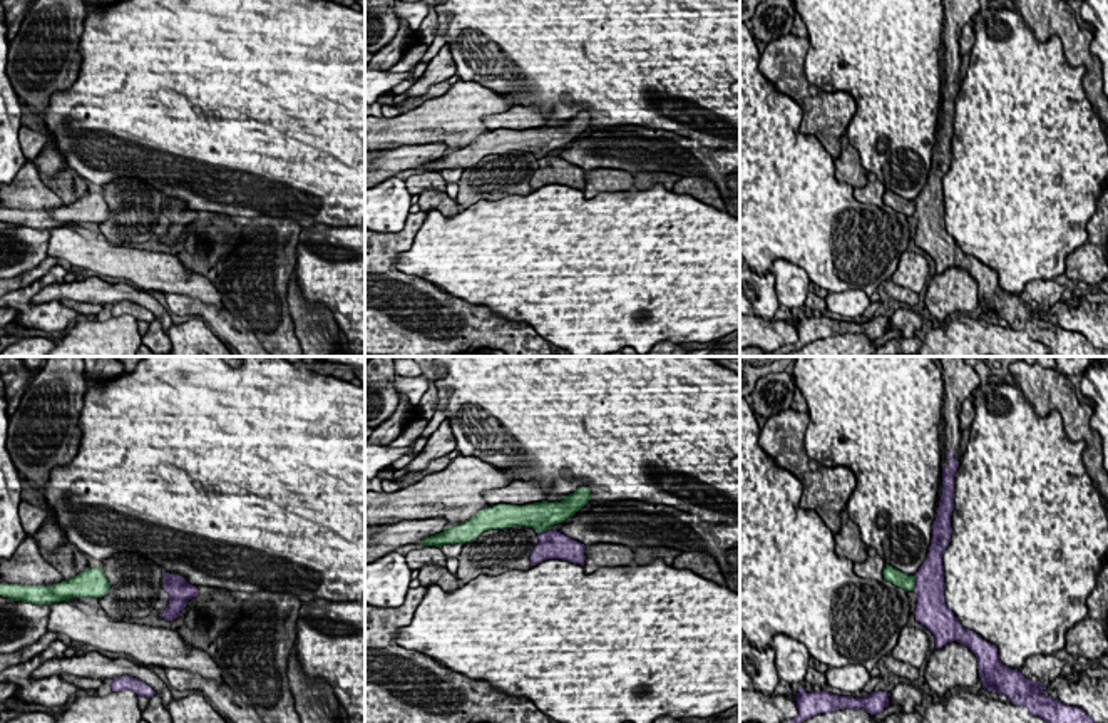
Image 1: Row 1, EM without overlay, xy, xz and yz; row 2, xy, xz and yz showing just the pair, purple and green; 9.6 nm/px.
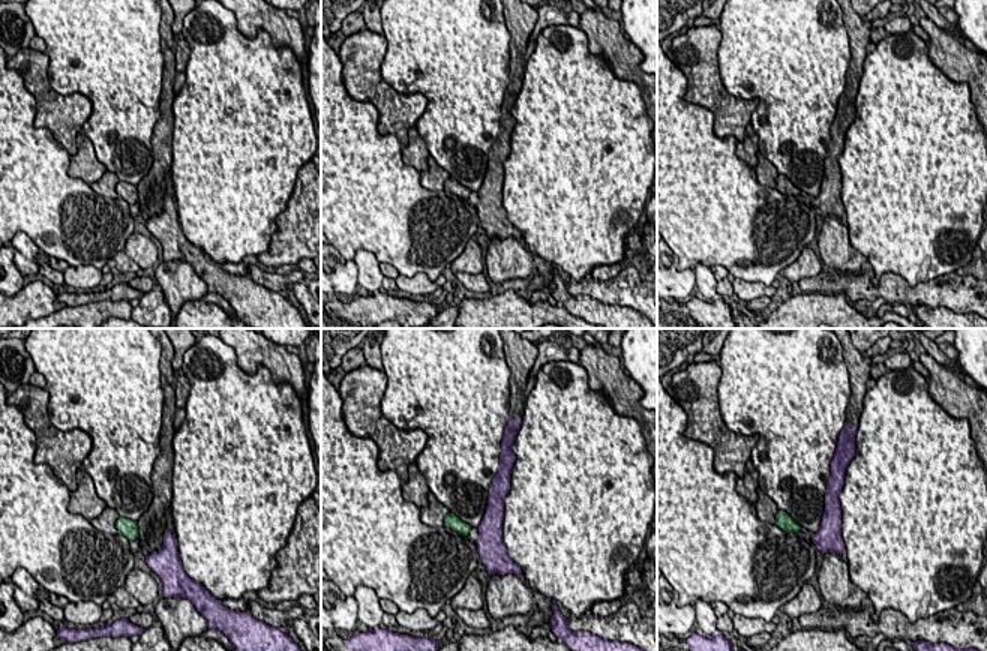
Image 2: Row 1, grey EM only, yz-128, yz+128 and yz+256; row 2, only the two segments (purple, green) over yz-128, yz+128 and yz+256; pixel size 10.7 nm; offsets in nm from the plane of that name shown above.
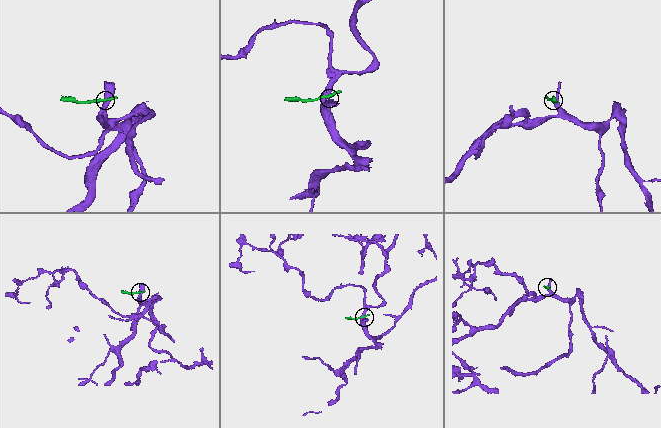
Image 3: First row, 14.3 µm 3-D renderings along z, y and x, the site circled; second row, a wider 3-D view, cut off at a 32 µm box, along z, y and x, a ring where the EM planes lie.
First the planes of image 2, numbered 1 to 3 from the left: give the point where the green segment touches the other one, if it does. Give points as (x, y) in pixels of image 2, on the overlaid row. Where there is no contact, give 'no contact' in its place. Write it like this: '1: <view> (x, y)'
1: no contact
2: no contact
3: no contact

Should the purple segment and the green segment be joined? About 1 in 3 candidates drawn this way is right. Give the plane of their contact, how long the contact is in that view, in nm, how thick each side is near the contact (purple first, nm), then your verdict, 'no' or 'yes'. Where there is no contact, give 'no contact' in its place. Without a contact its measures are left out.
yz | 150 nm | 280/160 nm | no

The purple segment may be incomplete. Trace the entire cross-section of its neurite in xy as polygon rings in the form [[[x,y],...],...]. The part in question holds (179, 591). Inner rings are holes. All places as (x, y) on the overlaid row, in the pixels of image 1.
[[[164,572],[162,587],[169,594],[169,604],[159,616],[167,621],[176,619],[187,601],[197,596],[197,587],[179,574]]]

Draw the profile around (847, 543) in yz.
[[[847,509],[840,512],[840,531],[834,534],[834,549],[839,557],[847,557],[852,562],[864,562],[867,559],[867,547],[860,539],[860,531],[849,517]]]

